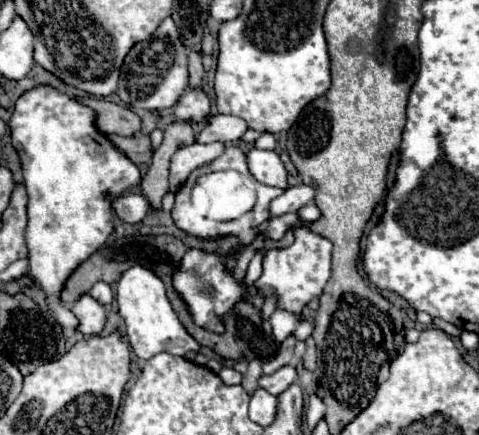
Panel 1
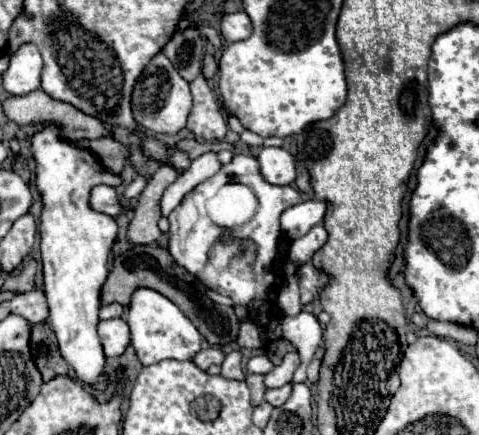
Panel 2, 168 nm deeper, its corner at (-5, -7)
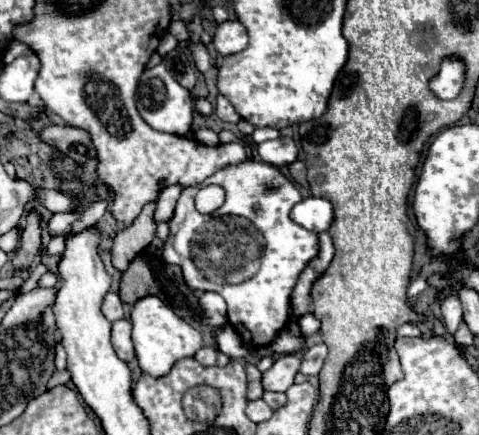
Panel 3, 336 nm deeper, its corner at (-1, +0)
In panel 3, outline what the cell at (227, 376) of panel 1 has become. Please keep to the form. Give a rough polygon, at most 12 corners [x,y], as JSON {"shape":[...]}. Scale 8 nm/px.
{"shape":[[232,325],[216,333],[216,345],[230,359],[250,353]]}

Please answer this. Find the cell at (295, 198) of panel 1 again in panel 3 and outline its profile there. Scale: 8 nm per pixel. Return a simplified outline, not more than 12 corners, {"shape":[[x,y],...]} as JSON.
{"shape":[[306,197],[292,207],[290,219],[314,233],[328,231],[332,205]]}

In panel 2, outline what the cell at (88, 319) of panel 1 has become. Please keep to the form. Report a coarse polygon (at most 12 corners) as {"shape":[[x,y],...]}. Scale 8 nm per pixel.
{"shape":[[122,318],[102,320],[98,334],[106,356],[118,358],[130,346]]}

